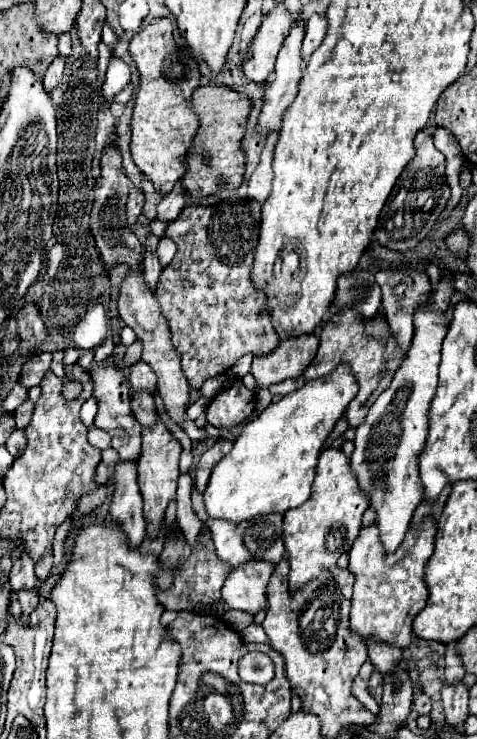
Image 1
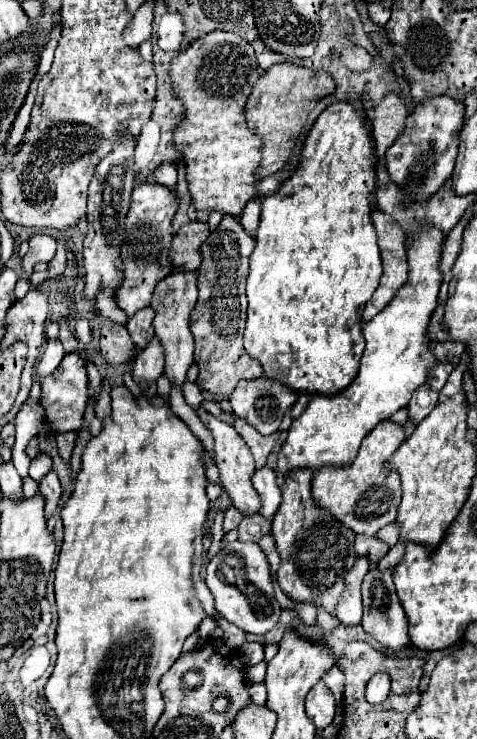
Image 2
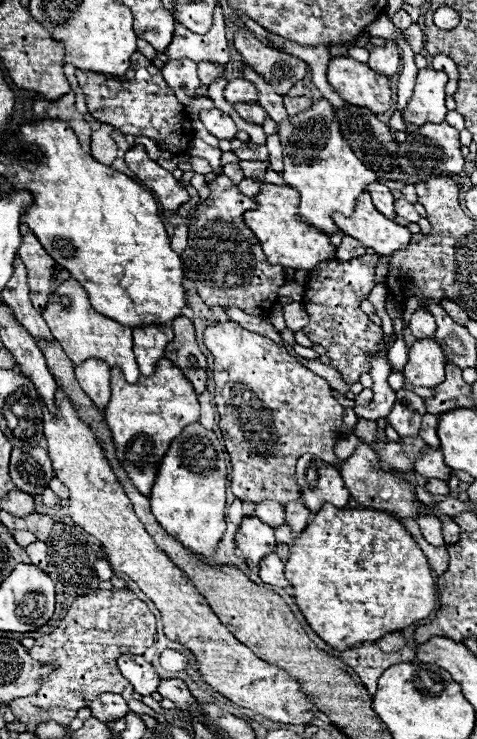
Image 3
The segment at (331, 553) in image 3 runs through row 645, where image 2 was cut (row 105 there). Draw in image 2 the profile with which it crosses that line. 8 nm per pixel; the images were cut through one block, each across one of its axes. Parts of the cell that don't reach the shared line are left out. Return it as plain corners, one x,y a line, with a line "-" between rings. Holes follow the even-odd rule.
334,102
330,104
312,124
308,130
302,150
300,150
300,160
298,168
290,178
286,178
280,188
262,200
262,214
260,214
260,226
256,234
256,248
250,254
250,274
248,274
248,284
246,284
246,294
248,294
248,318
246,318
246,330
244,330
244,348
248,354
252,354
264,368
264,376
276,378
278,382
284,382
286,386
294,390
304,390
310,394
334,394
336,390
344,390
348,382
356,376
358,362
364,350
364,338
362,338
362,310
368,298
374,294
378,280
382,276
382,260
380,260
380,248
378,248
378,238
376,230
372,224
372,198
376,192
376,176
378,162
374,156
374,138
370,124
364,116
364,110
356,102

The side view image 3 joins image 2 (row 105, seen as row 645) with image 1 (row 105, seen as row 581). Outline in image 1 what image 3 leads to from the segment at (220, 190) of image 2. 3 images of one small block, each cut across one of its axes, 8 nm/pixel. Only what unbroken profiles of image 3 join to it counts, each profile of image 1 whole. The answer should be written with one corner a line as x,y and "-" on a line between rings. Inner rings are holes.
158,18
156,22
144,26
136,36
132,36
128,46
128,52
140,74
140,86
130,120
130,152
134,164
152,180
154,188
162,196
168,194
182,178
182,156
188,152
192,136
198,128
198,118
190,110
190,96
200,80
198,64
196,58
192,58
192,68
188,68
174,56
178,50
172,18

